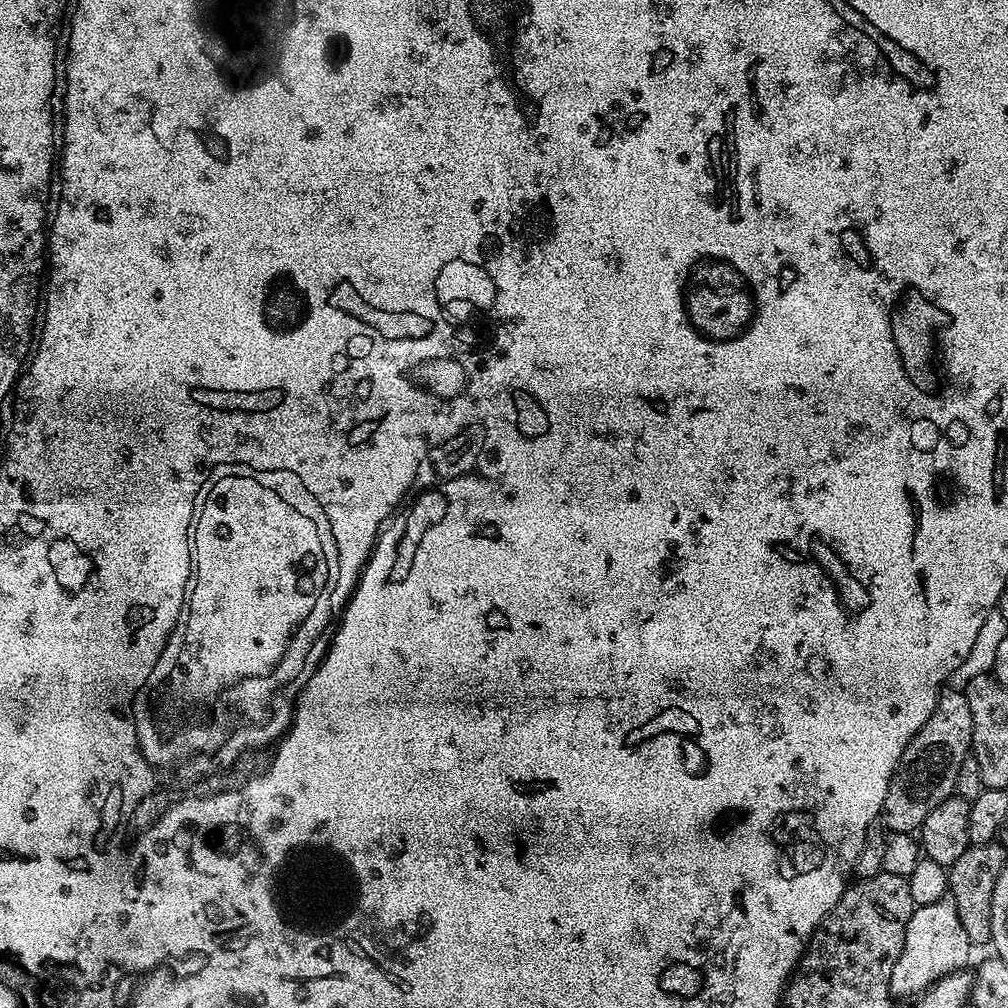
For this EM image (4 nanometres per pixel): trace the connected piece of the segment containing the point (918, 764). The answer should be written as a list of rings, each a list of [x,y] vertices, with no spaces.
[[[941,691],[934,714],[914,734],[888,782],[882,823],[888,832],[915,833],[926,822],[926,814],[956,790],[956,779],[962,762],[972,751],[972,719],[970,702],[963,691]]]

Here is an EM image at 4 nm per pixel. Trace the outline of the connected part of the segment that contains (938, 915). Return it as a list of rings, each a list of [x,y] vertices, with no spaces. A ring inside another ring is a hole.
[[[951,895],[938,898],[938,902],[913,907],[912,917],[906,926],[906,942],[902,942],[902,954],[898,954],[898,962],[894,962],[894,970],[890,973],[892,996],[919,996],[942,977],[963,969],[971,952],[974,952],[974,945],[970,938],[966,938],[966,929],[958,918],[958,906],[954,906]]]

